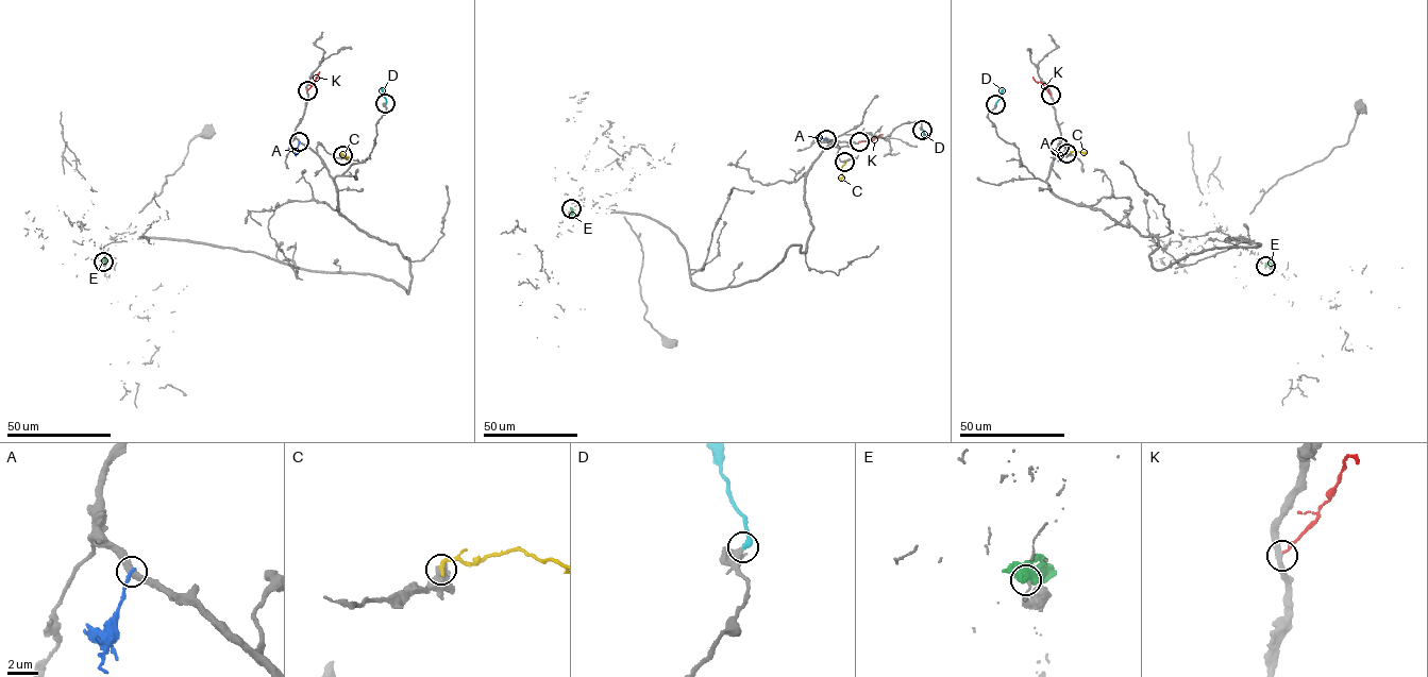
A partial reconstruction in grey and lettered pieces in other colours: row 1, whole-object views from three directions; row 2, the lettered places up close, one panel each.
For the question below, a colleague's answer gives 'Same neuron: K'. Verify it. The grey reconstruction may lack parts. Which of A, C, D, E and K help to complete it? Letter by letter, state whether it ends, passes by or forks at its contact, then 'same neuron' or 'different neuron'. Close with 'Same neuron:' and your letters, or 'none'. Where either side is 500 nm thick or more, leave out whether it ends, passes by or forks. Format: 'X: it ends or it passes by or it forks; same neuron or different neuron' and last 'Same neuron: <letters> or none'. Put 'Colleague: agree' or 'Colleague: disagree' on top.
Colleague: disagree
A: it ends; different neuron
C: different neuron
D: same neuron
E: different neuron
K: it ends; different neuron
Same neuron: D

